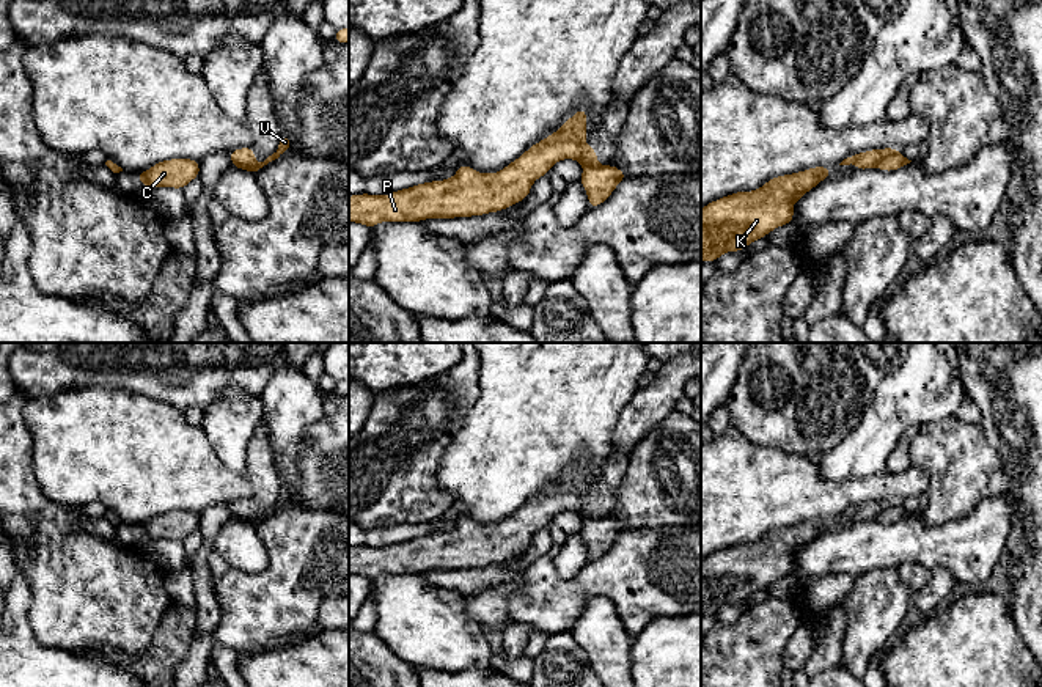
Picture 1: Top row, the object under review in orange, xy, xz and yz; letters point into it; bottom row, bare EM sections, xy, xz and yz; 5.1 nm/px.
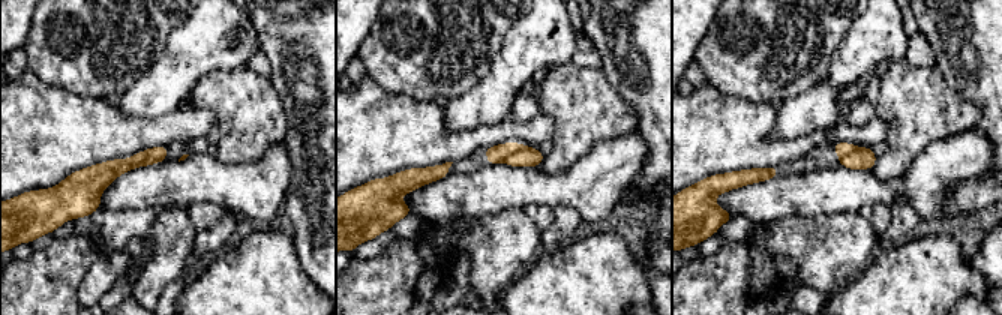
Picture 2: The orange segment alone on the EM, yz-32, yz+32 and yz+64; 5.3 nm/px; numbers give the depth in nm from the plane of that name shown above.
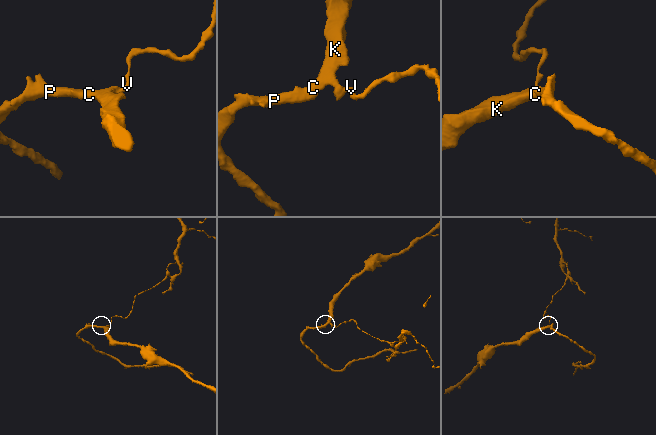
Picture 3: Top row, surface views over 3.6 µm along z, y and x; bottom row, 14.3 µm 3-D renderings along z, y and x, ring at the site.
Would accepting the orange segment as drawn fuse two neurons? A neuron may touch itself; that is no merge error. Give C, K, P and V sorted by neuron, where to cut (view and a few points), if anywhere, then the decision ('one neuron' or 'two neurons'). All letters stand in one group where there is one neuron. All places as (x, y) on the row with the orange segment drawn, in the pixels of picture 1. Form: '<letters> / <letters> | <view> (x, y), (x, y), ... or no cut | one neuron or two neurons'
C K P / V | yz (896, 150), (876, 165) | two neurons

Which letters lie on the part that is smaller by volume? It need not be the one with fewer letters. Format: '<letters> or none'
V

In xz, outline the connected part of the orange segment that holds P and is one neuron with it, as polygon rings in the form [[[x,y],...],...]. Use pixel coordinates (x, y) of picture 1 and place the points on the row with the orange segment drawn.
[[[586,108],[566,119],[563,126],[552,135],[538,141],[498,173],[478,173],[467,163],[462,163],[457,173],[443,181],[431,181],[416,184],[409,189],[396,190],[390,195],[374,197],[371,193],[349,197],[349,222],[361,223],[368,228],[380,222],[421,222],[426,219],[456,219],[484,215],[498,212],[511,204],[527,200],[533,182],[547,175],[552,167],[563,159],[574,159],[585,167],[599,168],[596,149],[586,146]]]

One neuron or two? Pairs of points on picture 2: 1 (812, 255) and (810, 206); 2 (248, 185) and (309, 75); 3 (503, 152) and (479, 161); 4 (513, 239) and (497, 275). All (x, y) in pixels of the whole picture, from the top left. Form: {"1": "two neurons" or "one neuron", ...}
{"1": "two neurons", "2": "two neurons", "3": "one neuron", "4": "one neuron"}

